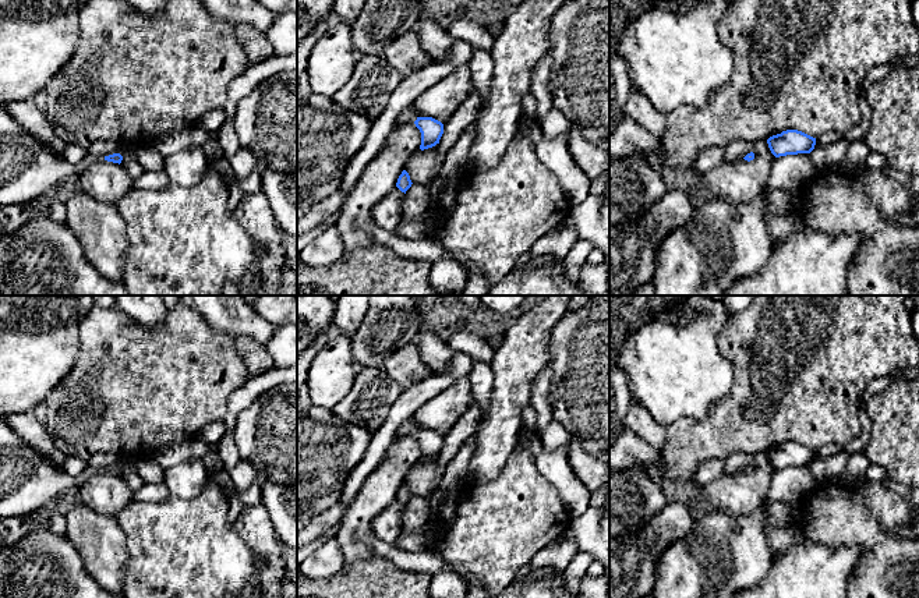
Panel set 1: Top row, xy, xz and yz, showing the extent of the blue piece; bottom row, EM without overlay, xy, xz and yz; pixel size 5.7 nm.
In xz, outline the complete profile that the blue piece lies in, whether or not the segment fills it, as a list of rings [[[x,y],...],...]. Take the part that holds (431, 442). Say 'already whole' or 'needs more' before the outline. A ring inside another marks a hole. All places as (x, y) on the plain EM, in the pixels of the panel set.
needs more | [[[406,421],[397,429],[397,438],[403,435],[414,435],[421,445],[421,457],[420,461],[428,461],[439,456],[439,452],[443,446],[443,436],[432,429],[417,429],[416,425],[410,421]]]

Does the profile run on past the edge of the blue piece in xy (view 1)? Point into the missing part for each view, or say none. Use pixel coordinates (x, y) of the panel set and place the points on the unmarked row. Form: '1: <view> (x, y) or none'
1: none

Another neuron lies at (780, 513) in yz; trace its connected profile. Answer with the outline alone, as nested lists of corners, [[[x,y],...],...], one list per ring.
[[[766,499],[761,507],[766,510],[767,520],[780,527],[795,526],[800,517],[798,503],[785,503]]]

